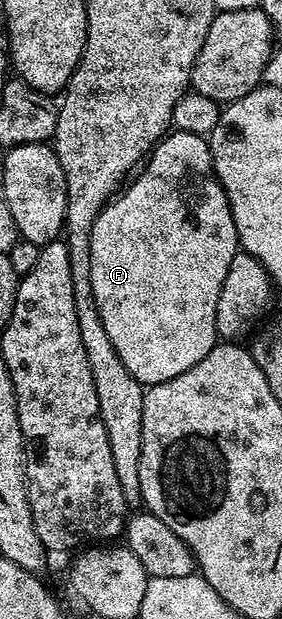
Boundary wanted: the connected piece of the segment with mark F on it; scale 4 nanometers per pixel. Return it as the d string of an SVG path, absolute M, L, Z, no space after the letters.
M174 129L154 146L140 173L101 209L91 228L91 288L95 292L95 304L99 308L103 328L107 328L107 336L111 336L111 344L115 344L115 352L119 352L119 360L123 360L127 372L131 372L131 376L135 376L135 380L139 380L142 386L148 388L179 376L179 372L187 372L191 364L199 364L199 360L203 360L203 356L207 356L207 352L211 352L211 348L217 345L219 337L216 330L216 308L219 294L223 280L227 277L227 268L238 251L235 220L231 216L231 208L221 181L213 172L213 157L208 141L200 134Z

